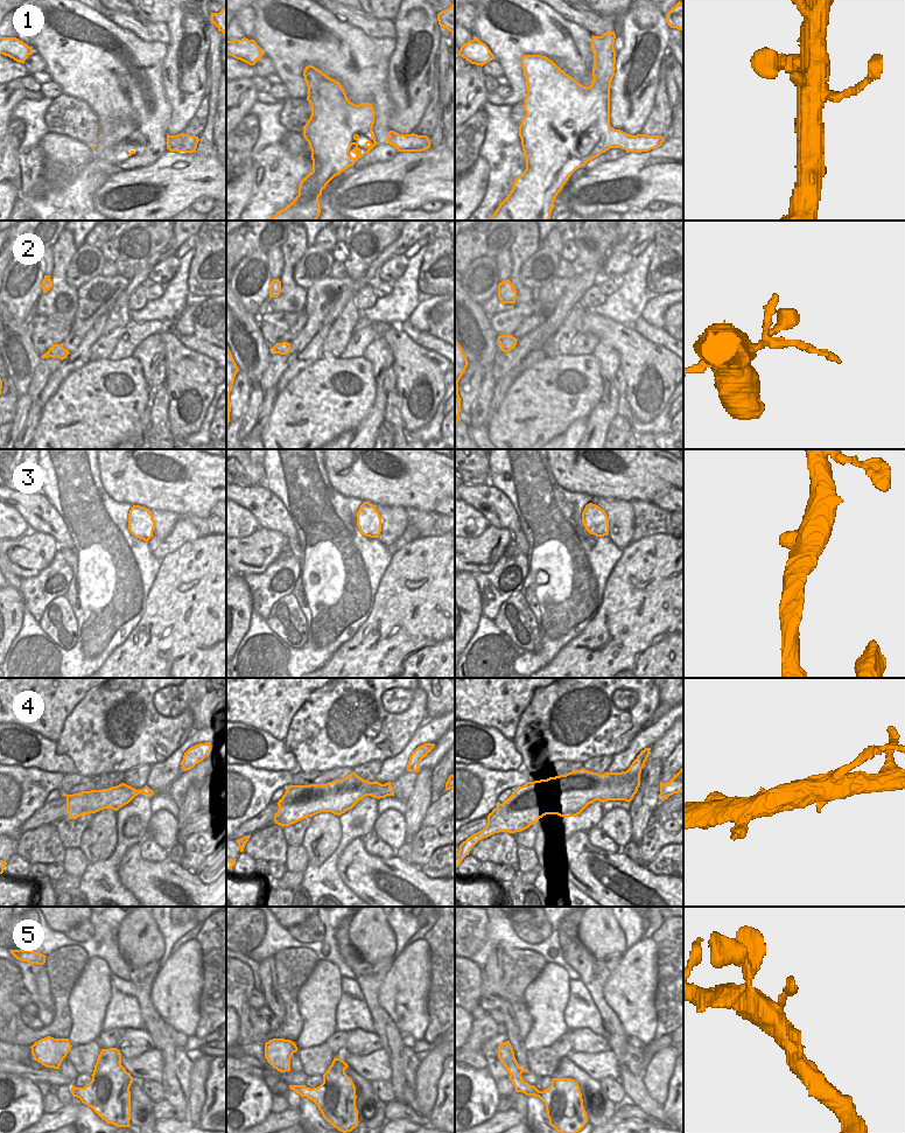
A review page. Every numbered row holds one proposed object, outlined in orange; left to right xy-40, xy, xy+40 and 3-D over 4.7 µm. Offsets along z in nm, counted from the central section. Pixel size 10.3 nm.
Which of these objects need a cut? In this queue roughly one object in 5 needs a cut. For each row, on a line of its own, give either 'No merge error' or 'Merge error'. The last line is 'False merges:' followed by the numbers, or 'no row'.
1: Merge error
2: No merge error
3: No merge error
4: Merge error
5: No merge error
False merges: 1, 4

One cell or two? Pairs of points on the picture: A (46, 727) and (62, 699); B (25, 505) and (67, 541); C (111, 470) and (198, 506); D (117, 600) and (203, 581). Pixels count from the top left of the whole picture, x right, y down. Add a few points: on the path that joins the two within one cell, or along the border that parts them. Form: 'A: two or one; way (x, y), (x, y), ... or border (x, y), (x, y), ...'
A: one; way (48, 720), (48, 713), (55, 706)
B: one; way (35, 508), (58, 531)
C: one; way (133, 469), (138, 469), (154, 480), (176, 484)
D: two; border (160, 568), (148, 592), (146, 609), (140, 620)

